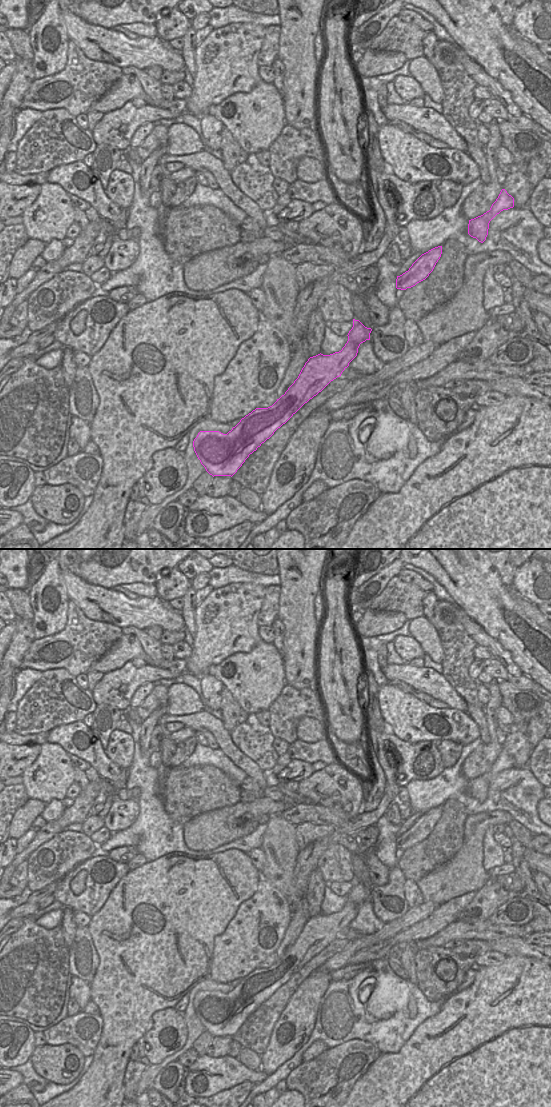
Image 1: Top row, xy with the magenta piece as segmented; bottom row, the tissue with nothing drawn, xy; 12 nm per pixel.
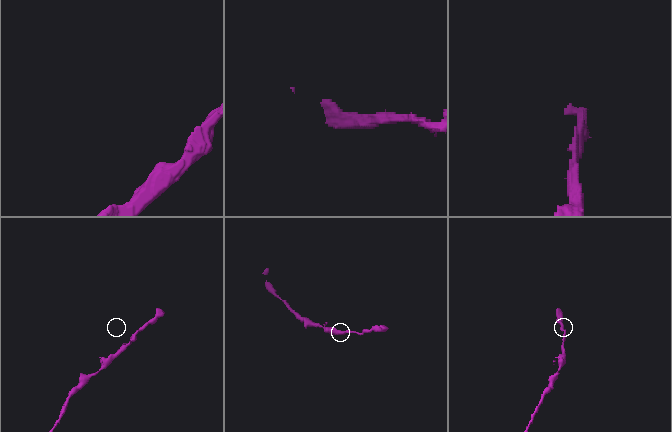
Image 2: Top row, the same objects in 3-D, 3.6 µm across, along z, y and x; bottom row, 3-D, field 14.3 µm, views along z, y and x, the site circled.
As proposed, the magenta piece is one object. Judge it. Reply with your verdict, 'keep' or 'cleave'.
keep

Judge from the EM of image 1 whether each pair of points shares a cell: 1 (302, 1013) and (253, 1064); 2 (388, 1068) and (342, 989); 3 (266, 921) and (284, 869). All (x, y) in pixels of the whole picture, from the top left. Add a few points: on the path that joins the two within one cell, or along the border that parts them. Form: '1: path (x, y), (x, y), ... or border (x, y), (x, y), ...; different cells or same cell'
1: border (260, 1055), (261, 1070); different cells
2: border (403, 1044), (395, 1053), (381, 1054); different cells
3: border (261, 877), (272, 884), (289, 901); different cells

